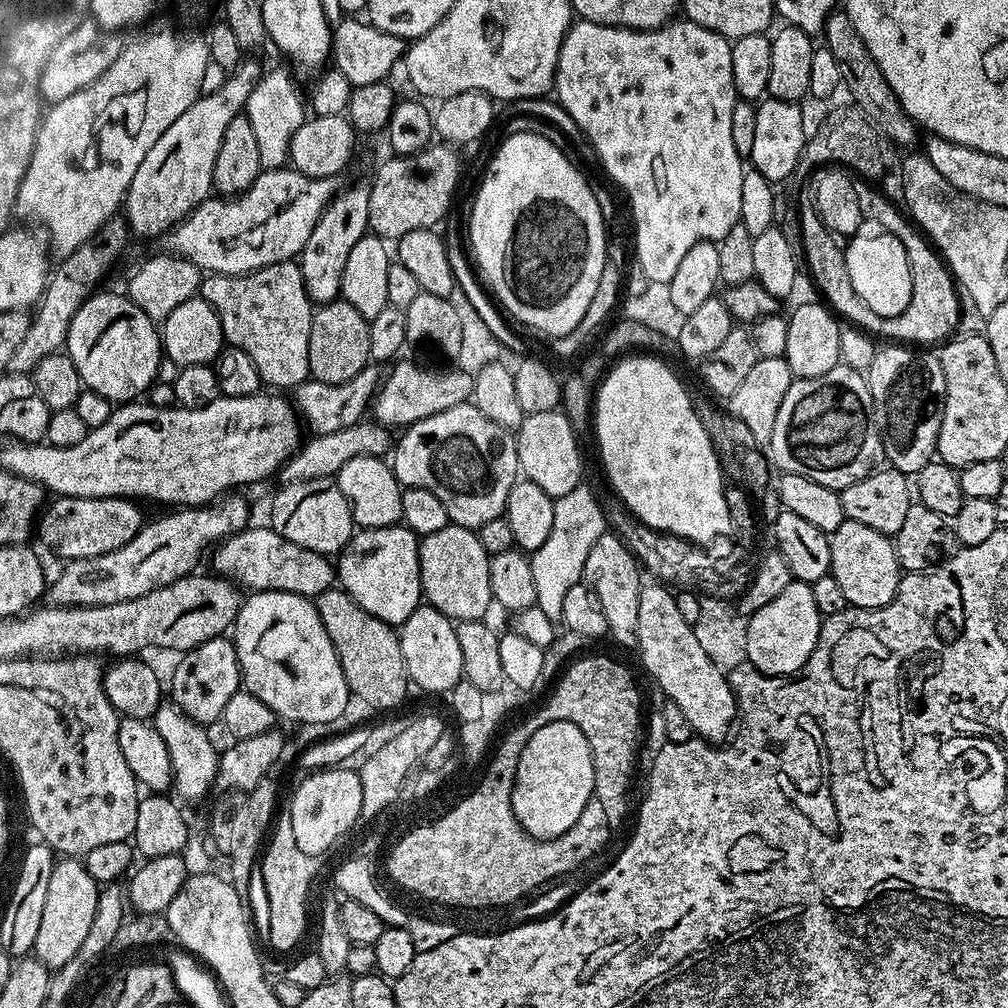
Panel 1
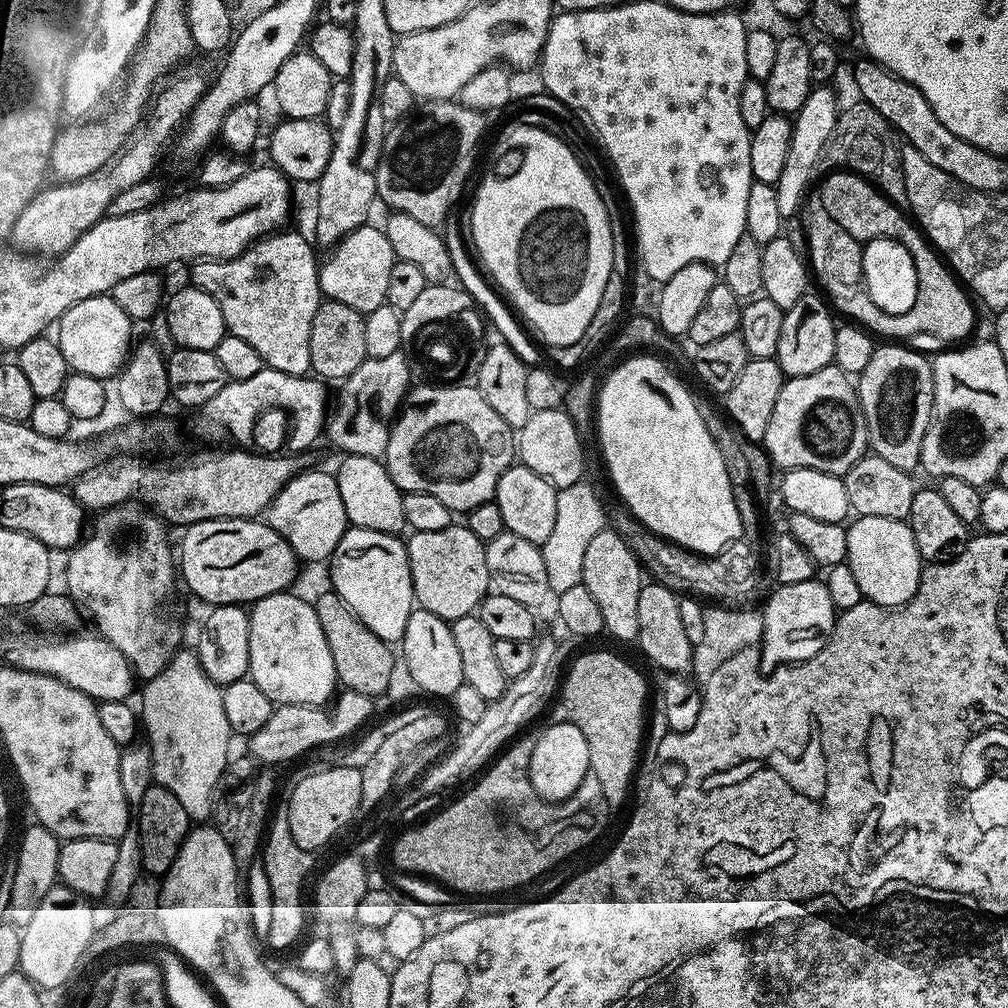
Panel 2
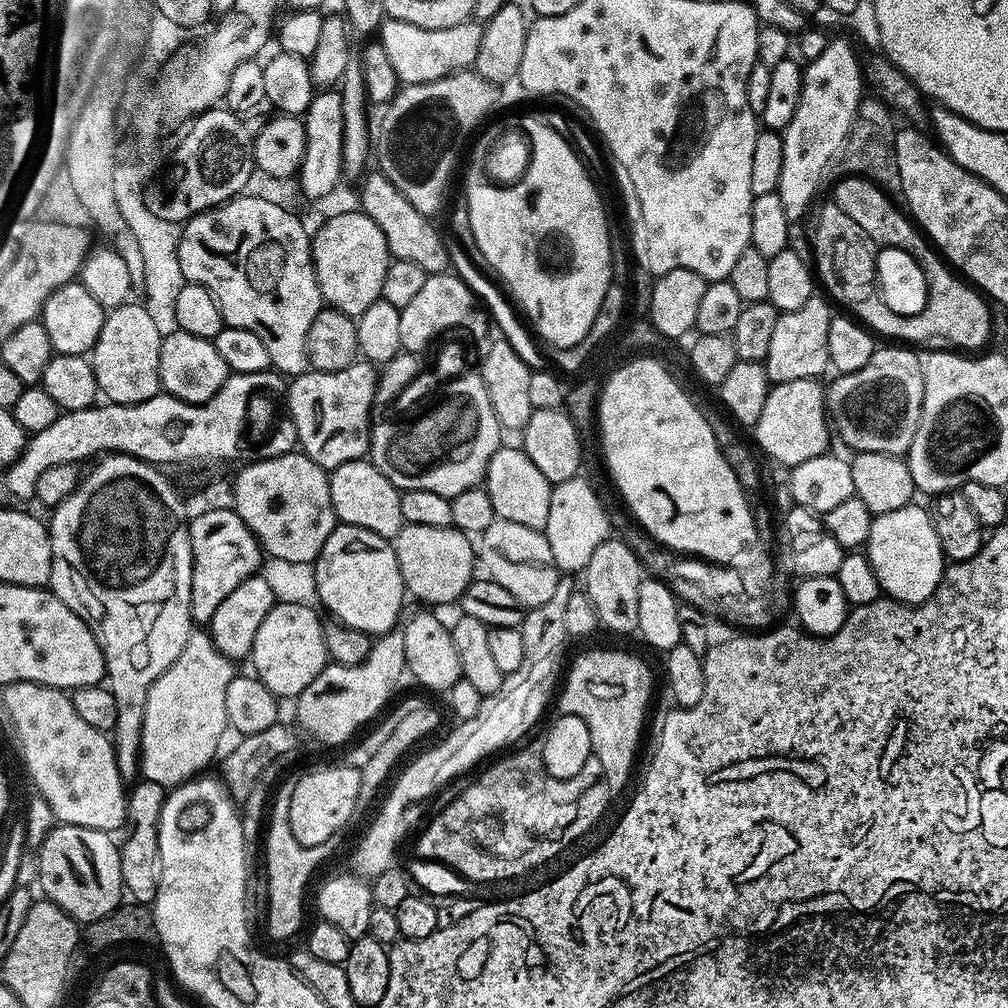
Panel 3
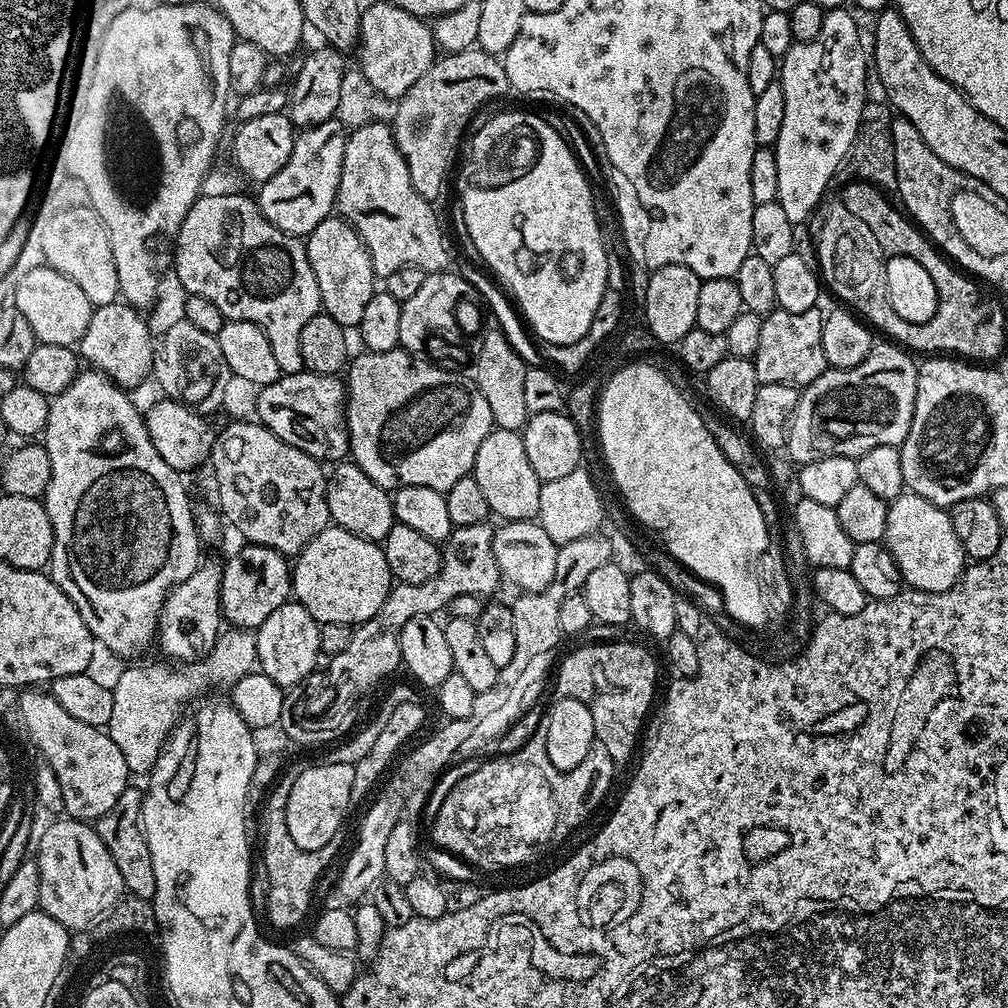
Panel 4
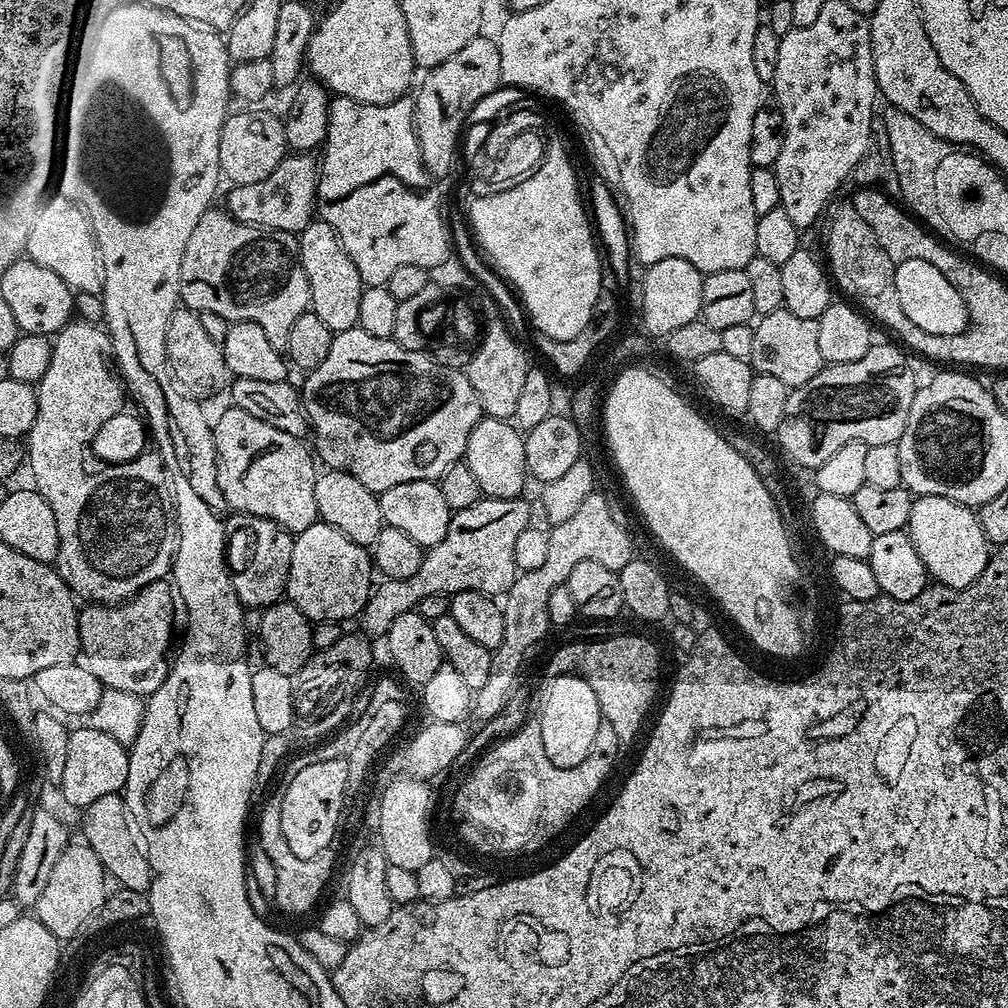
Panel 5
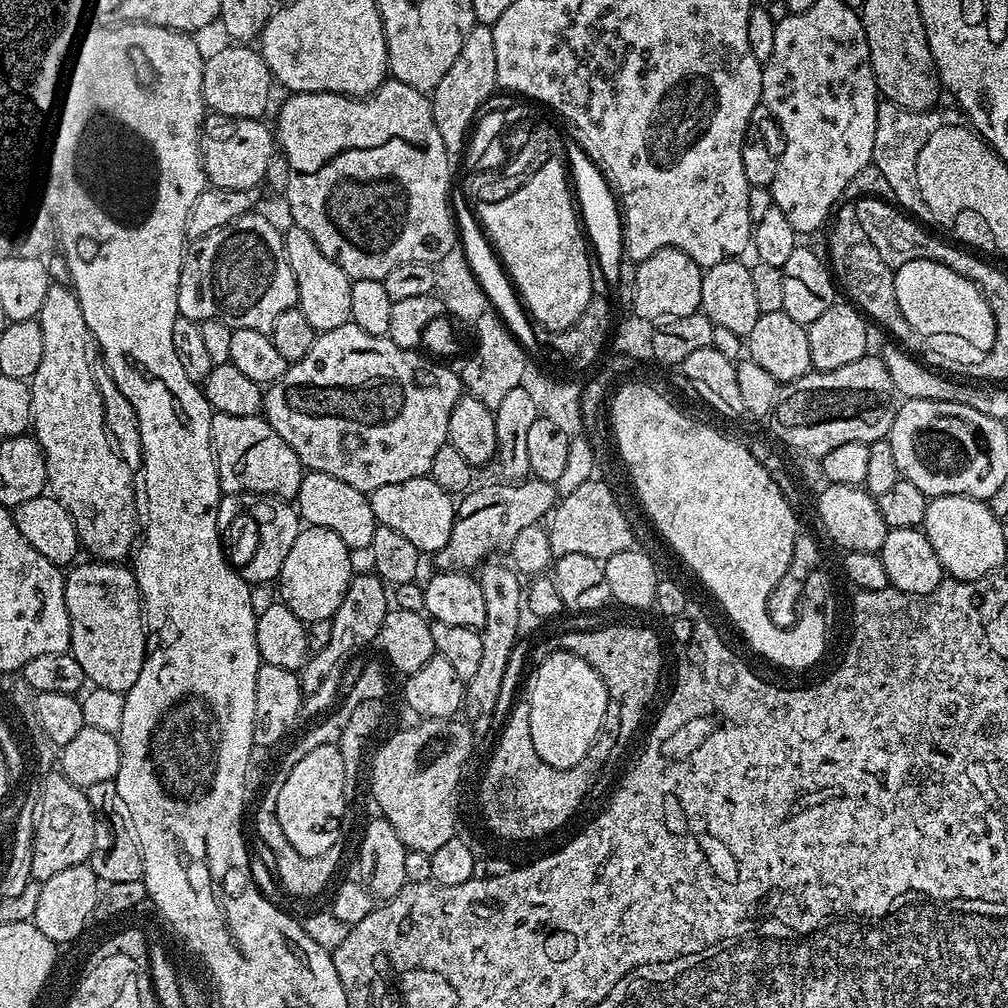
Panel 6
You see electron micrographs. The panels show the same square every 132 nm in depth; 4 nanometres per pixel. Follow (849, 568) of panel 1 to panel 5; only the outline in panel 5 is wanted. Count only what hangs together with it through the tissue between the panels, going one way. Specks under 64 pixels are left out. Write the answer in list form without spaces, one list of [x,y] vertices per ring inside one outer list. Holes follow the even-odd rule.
[[[916,496],[906,531],[929,577],[945,588],[969,588],[990,562],[990,545],[982,534],[980,517],[967,504],[941,496]]]

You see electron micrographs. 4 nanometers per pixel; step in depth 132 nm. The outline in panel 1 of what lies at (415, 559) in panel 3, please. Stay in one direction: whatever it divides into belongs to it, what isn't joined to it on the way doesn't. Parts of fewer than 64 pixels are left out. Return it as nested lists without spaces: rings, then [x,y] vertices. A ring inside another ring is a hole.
[[[449,522],[445,528],[420,540],[420,590],[423,599],[453,622],[462,620],[484,620],[488,607],[493,607],[490,590],[489,555],[482,550],[479,535],[473,529],[463,528]]]

